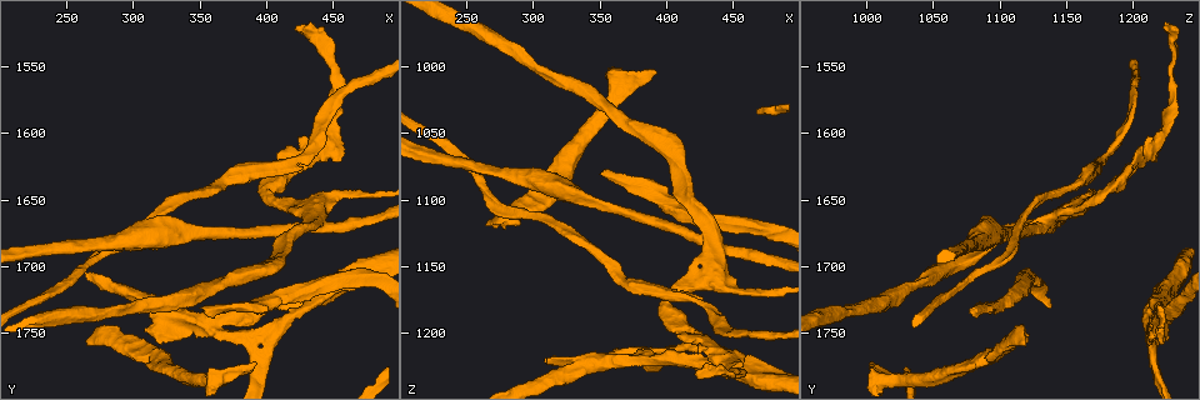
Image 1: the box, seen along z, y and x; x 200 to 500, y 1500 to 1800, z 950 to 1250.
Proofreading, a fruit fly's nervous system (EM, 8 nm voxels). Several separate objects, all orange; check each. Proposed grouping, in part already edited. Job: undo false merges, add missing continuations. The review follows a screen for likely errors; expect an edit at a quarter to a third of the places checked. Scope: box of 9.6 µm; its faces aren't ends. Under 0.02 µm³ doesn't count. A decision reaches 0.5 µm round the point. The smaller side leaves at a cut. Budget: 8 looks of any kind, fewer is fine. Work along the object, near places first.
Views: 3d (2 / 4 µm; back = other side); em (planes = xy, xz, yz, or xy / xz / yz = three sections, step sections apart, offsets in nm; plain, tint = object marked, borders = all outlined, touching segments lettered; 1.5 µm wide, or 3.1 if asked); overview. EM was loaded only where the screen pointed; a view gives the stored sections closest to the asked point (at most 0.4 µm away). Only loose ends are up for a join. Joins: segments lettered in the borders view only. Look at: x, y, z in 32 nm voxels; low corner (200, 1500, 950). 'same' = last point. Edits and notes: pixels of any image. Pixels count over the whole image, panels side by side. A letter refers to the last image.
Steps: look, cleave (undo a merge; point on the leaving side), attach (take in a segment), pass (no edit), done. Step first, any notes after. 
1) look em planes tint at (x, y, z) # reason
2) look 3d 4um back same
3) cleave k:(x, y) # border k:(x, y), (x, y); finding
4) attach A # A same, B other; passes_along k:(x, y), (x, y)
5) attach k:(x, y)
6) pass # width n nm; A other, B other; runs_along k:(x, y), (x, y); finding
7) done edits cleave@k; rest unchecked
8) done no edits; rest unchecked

look 3d 2um back at (442, 1668, 1130) # three-way junction

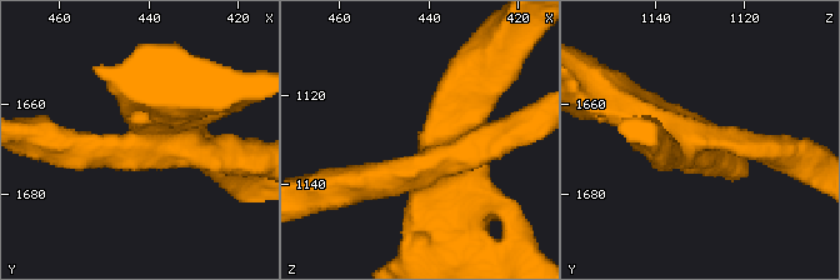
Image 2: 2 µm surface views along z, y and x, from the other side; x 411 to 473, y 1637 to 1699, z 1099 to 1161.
look em yz step 8 tint at (442, 1669, 1129) # arms 3; arm_widths 240, 240, 320 nm

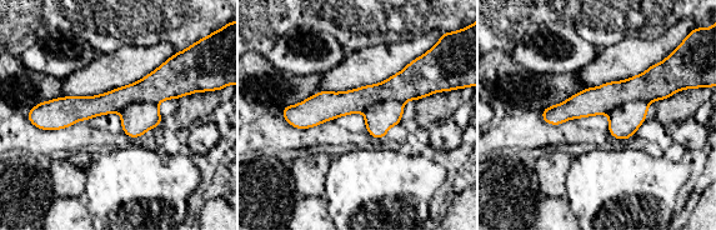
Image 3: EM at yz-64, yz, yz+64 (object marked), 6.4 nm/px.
look em planes borders same

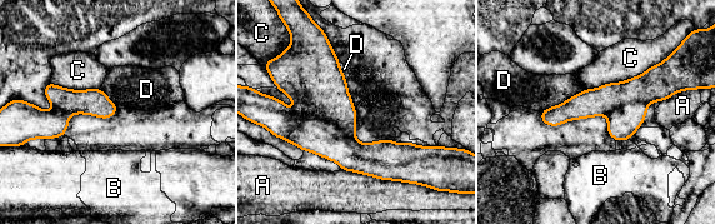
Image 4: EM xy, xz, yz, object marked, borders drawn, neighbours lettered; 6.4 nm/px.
cleave 4:(311, 134) # longest_contact C 550 nm; A other, B other, C other, D other; a second cell is stuck on

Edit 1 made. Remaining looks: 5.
look overview

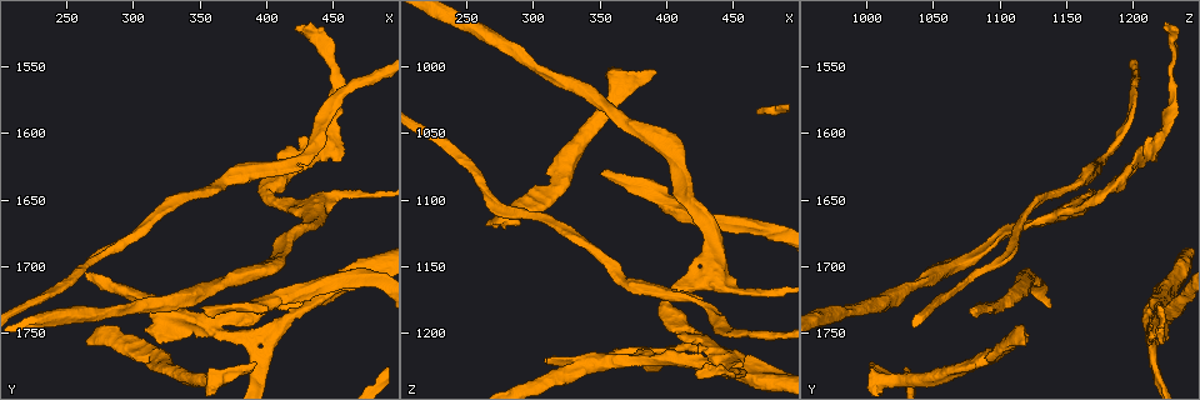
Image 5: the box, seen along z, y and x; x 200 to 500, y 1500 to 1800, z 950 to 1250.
look em planes borders at (352, 1730, 1078) # free end

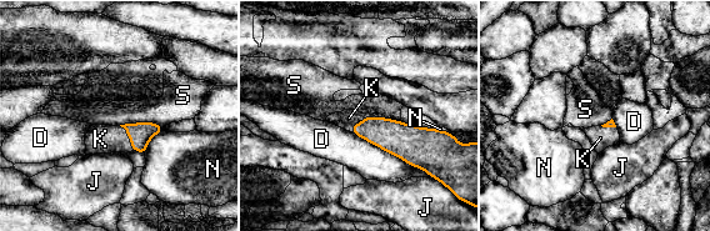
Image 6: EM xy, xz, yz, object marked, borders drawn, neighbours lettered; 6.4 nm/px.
attach K # D other, J other, K same, N other, S other; passes_along 6:(396, 137), (363, 121), (346, 119); the cell continues

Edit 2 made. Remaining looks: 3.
look em xz step 8 tint at (454, 1622, 1216) # free end

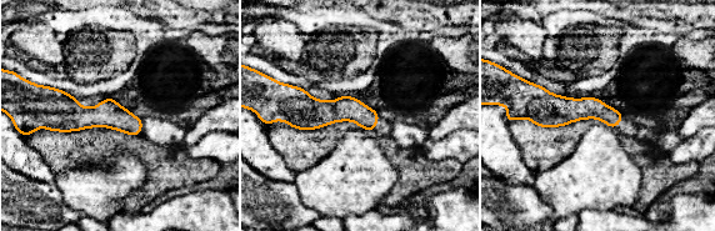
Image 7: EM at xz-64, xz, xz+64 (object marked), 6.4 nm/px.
look em planes borders same

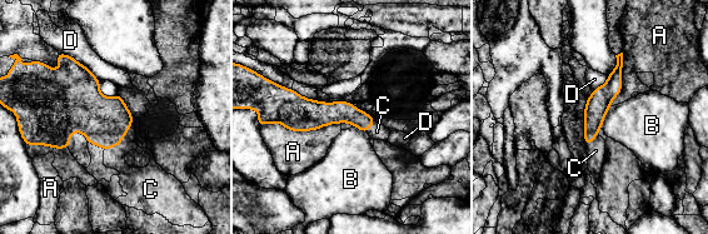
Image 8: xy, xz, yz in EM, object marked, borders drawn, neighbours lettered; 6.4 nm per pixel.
attach C # longest_contact A 440 nm; A other, B other, C same, D other; the cell continues

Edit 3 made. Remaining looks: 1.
done edits cleave@4, attach@6, attach@8; rest unchecked

